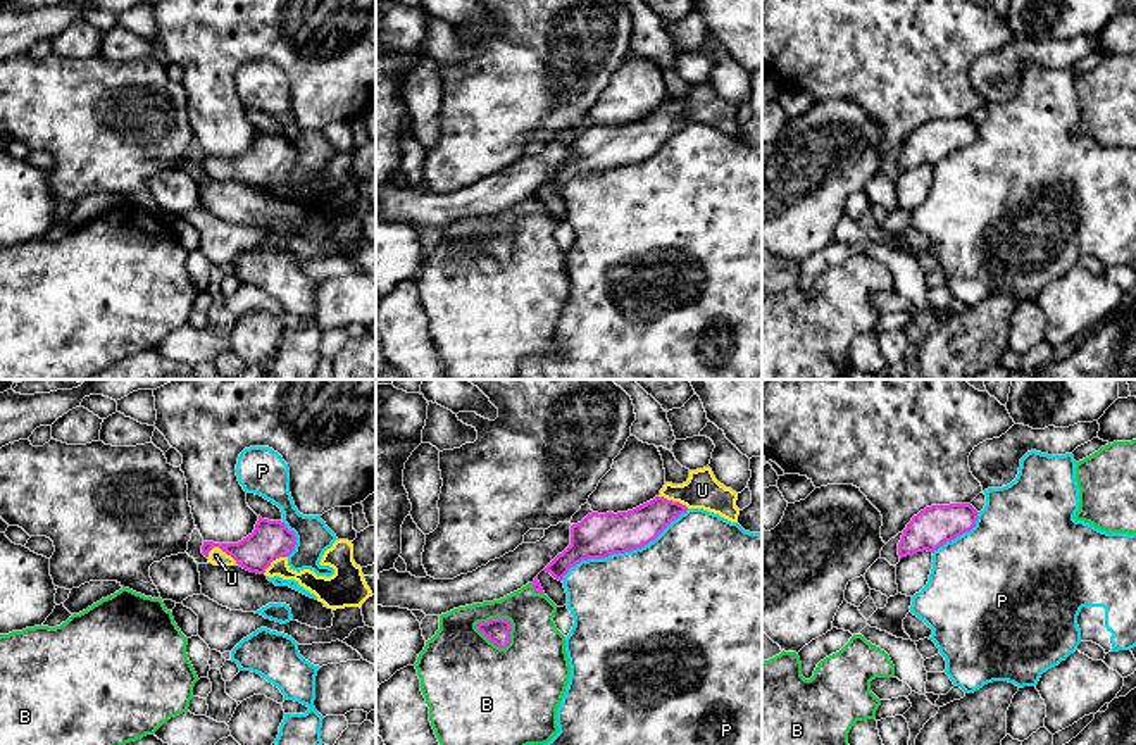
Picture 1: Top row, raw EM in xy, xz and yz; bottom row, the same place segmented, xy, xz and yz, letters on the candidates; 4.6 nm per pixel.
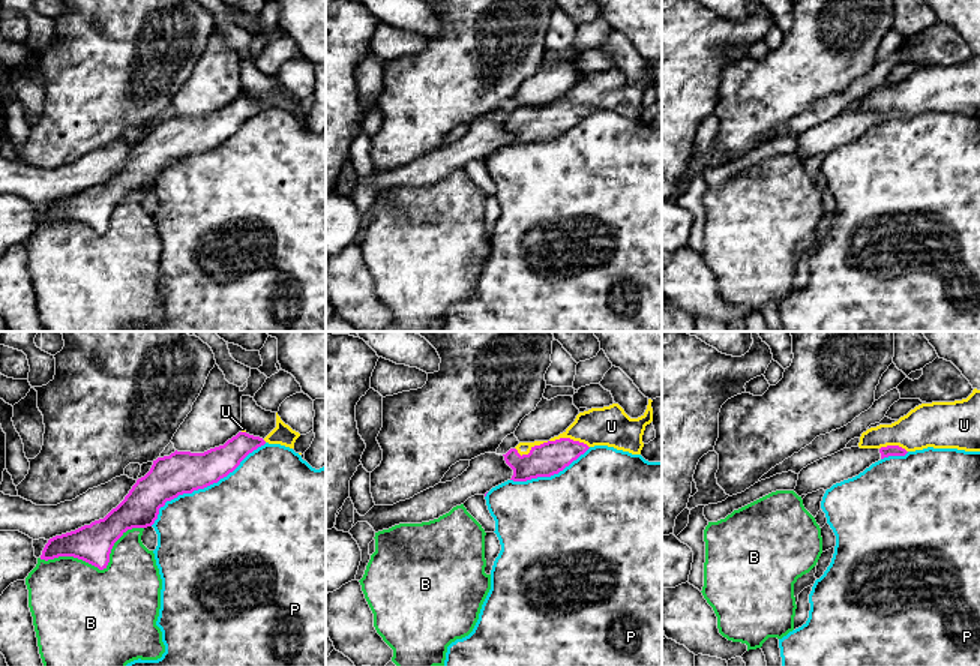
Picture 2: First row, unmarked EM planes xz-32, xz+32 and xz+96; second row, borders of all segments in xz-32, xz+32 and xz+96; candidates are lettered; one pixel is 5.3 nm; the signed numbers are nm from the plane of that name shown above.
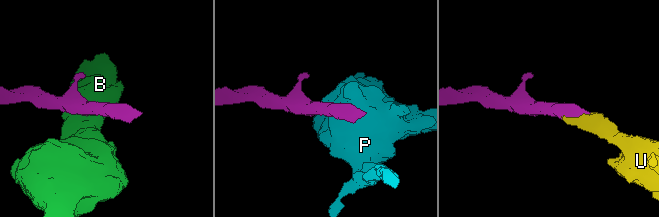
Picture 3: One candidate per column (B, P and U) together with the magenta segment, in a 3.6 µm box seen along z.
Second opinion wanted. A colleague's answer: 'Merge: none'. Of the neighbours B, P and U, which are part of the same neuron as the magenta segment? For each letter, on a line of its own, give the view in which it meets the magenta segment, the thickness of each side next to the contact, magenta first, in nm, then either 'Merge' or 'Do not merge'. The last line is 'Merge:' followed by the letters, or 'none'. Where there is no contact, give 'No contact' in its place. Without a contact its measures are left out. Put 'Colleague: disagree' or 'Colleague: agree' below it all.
B: Touches magenta in xz. Thickness 110 nm (magenta) against 480 nm. Do not merge
P: Touches magenta in xz. Thickness 200 nm (magenta) against 500 nm. Do not merge
U: Touches magenta in xy. Thickness 180 nm (magenta) against 80 nm. Merge
Merge: U
Colleague: disagree

